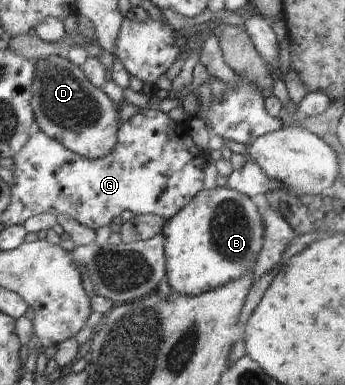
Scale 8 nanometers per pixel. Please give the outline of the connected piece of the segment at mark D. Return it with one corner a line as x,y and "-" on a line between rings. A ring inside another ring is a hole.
56,54
36,60
31,88
31,106
38,130
85,158
102,159
114,149
122,125
120,112
124,99
119,102
119,107
115,107
102,90
92,85
80,66
70,62
66,55

